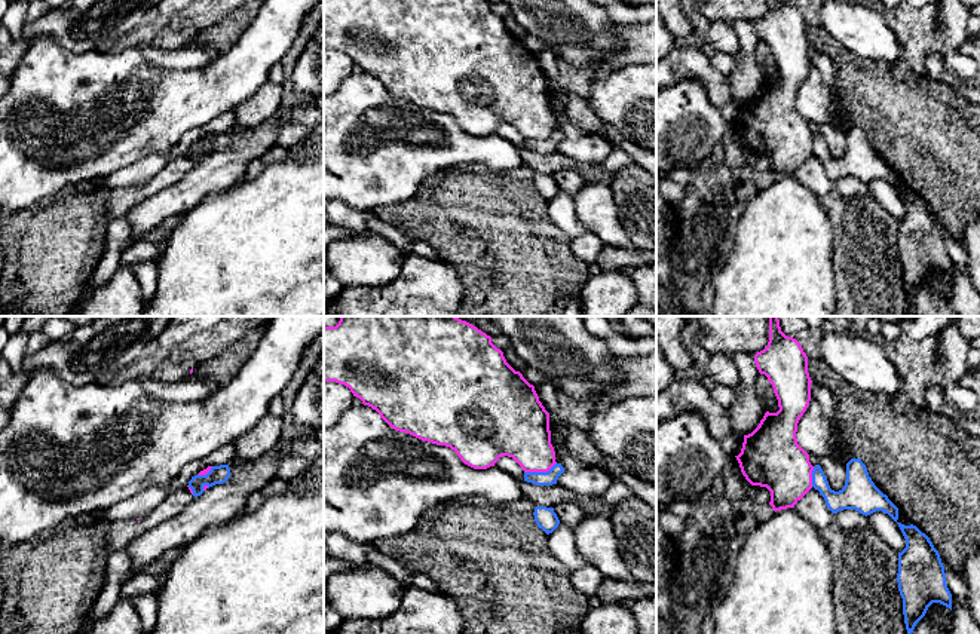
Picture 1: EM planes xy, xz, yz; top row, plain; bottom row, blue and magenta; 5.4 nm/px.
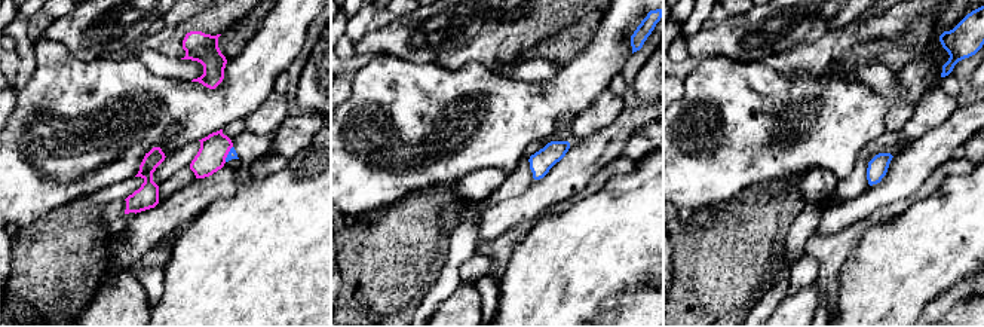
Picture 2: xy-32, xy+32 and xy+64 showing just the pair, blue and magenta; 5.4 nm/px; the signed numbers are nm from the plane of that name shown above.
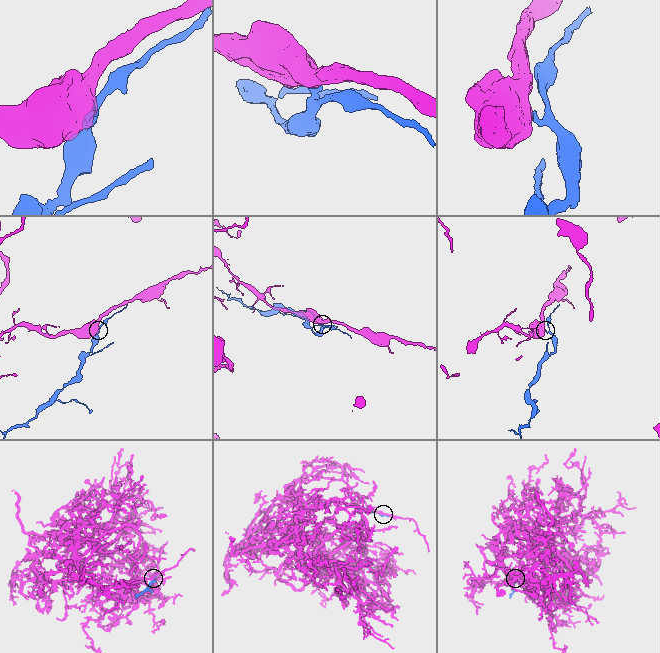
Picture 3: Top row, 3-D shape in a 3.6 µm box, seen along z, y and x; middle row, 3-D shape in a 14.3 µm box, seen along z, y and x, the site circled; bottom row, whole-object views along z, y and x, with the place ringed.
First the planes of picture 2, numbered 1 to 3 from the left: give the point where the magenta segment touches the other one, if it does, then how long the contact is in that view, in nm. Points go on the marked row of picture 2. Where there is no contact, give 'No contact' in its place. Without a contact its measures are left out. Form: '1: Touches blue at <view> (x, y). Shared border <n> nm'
1: Touches blue at xy-32 (229, 153). Shared border 100 nm
2: No contact
3: No contact

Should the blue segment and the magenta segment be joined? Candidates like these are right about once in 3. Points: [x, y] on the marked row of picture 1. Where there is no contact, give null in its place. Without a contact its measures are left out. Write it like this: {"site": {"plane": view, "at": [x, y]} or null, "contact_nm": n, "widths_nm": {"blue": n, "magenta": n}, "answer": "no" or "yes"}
{"site": {"plane": "xz", "at": [539, 472]}, "contact_nm": 190, "widths_nm": {"blue": 80, "magenta": 300}, "answer": "no"}

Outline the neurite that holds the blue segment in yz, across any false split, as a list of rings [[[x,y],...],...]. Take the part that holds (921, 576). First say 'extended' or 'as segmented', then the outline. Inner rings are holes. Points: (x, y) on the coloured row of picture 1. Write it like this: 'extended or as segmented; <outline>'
as segmented; [[[897,524],[906,539],[906,548],[898,552],[897,582],[906,630],[912,634],[932,603],[952,610],[952,594],[940,554],[930,537],[913,524]]]

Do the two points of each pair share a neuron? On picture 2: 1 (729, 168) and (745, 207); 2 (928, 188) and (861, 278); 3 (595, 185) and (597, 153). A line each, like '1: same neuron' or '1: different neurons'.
1: different neurons
2: different neurons
3: different neurons

